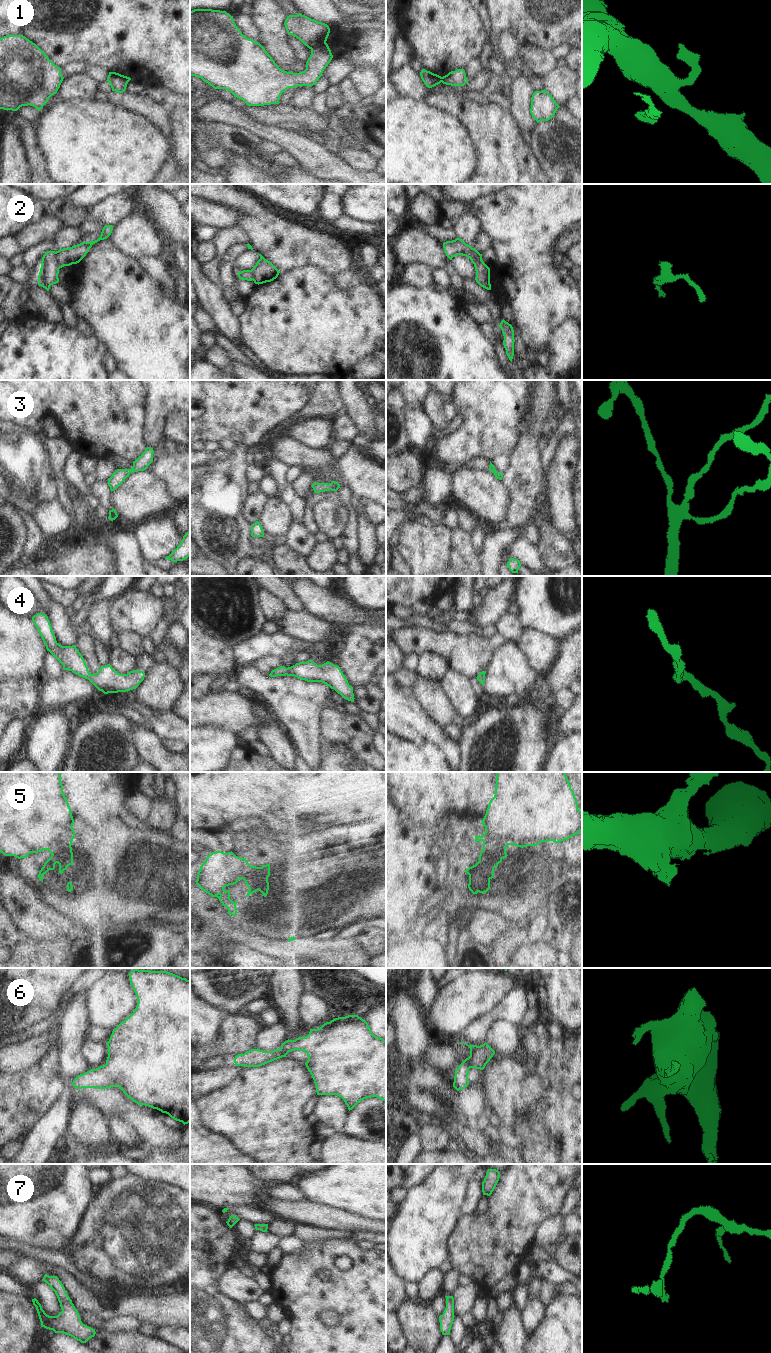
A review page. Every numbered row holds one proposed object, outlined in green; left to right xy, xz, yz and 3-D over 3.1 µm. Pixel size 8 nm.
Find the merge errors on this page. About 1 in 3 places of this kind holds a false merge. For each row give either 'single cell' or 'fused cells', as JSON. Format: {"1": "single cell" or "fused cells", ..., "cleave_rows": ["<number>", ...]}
{"1": "fused cells", "2": "fused cells", "3": "single cell", "4": "single cell", "5": "fused cells", "6": "single cell", "7": "single cell", "cleave_rows": ["1", "2", "5"]}

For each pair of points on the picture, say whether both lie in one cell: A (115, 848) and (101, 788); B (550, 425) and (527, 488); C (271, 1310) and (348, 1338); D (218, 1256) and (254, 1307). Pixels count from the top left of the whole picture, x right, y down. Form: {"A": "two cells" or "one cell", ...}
{"A": "two cells", "B": "two cells", "C": "two cells", "D": "two cells"}

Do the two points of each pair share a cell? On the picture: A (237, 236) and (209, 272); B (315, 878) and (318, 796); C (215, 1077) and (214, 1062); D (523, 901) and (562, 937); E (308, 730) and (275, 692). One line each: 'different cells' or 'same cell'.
A: same cell
B: different cells
C: different cells
D: different cells
E: same cell

